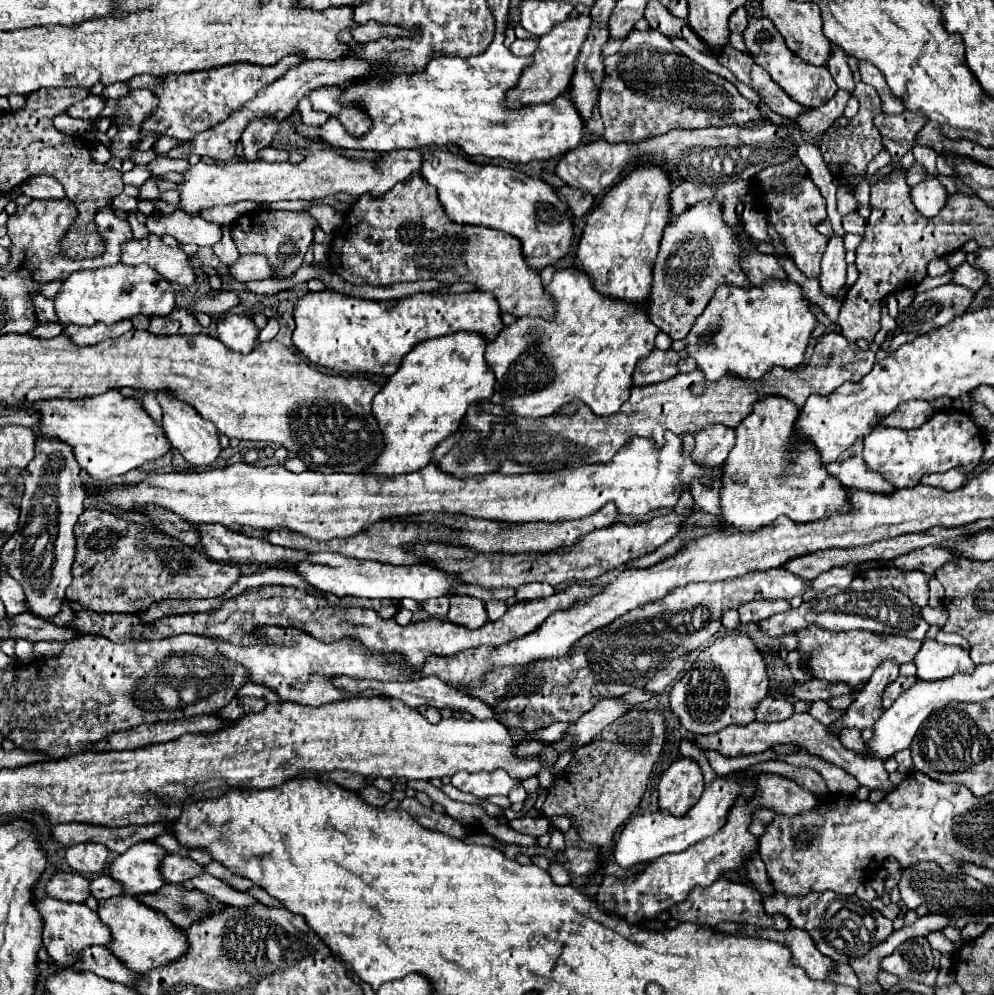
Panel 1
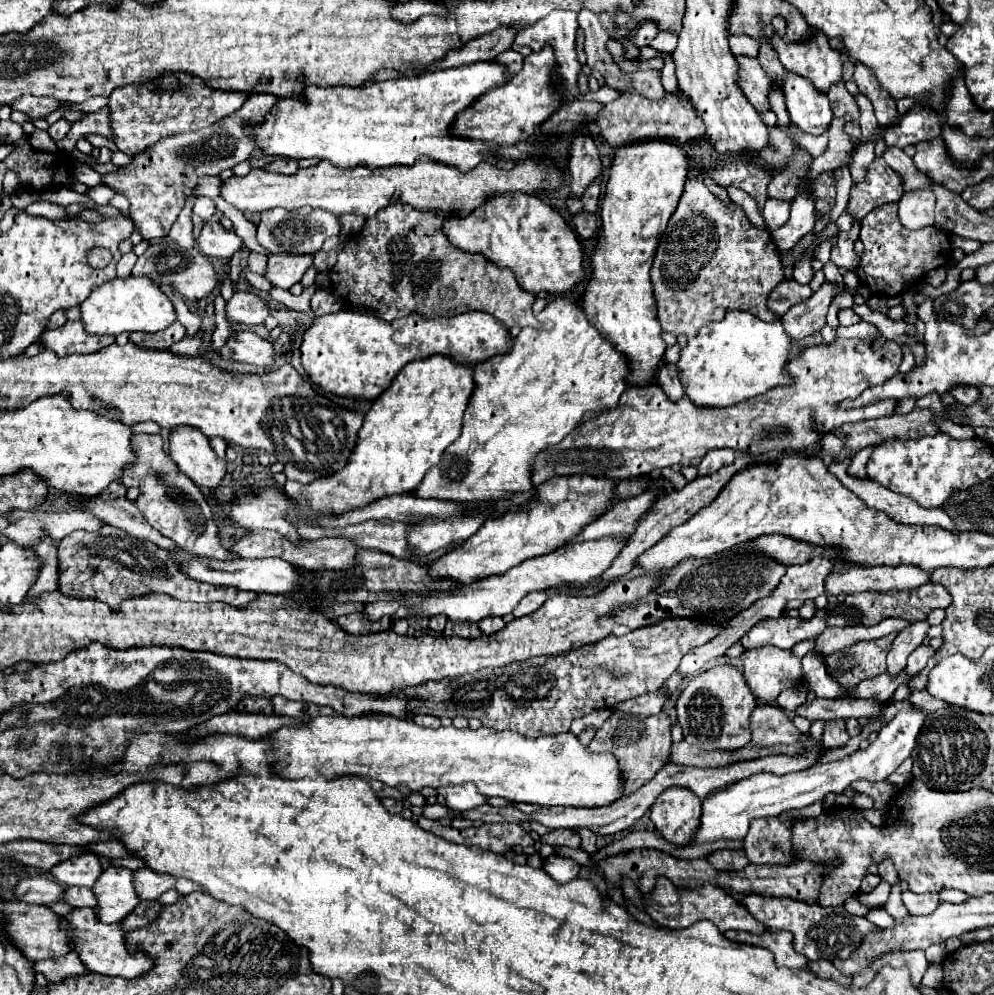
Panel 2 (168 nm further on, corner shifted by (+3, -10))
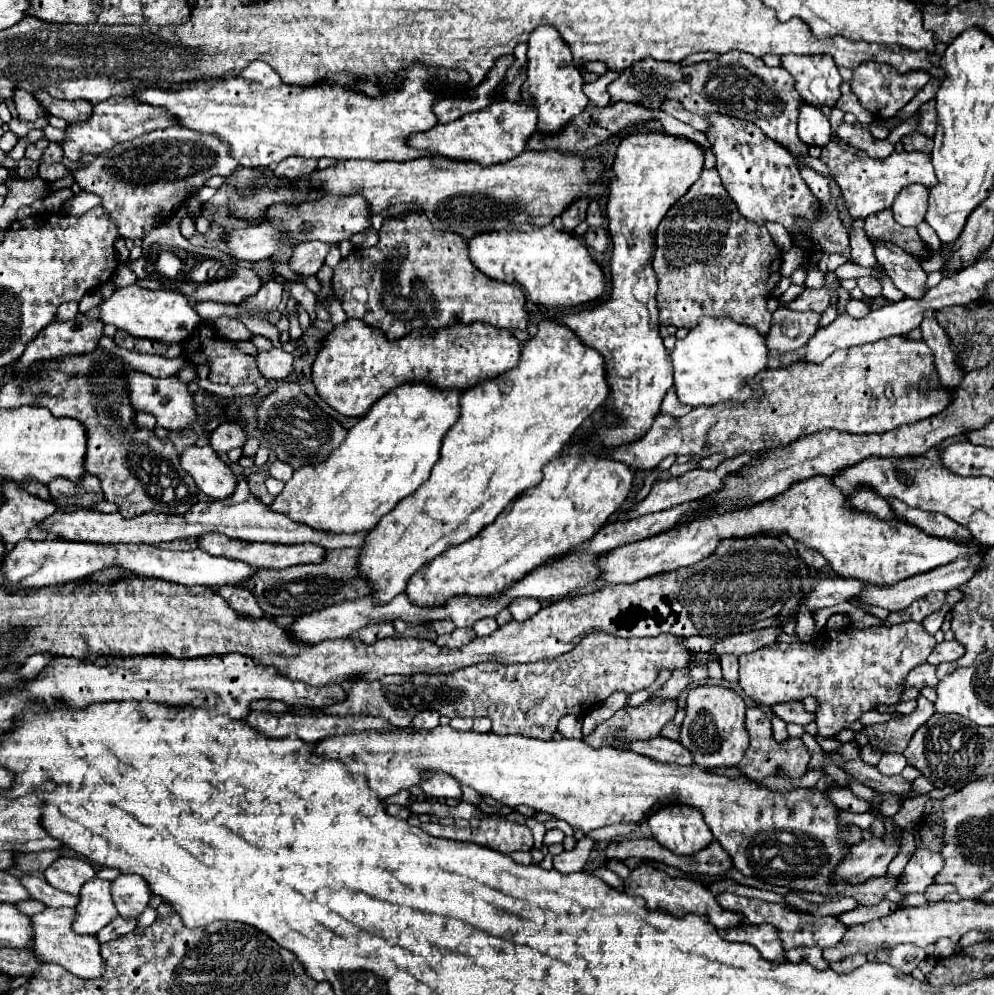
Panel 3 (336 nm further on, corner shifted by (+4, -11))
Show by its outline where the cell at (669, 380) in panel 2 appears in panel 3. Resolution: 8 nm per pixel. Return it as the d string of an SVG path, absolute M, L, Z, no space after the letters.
M673 388L665 394L663 402L661 402L661 412L663 412L663 414L669 414L669 416L675 416L675 418L685 416L689 410L691 410L691 406L681 404L681 402L677 400L677 396L675 396L675 390L673 390Z

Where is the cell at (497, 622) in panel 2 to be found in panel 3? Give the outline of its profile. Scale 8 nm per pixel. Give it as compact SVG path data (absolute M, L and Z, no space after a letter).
M483 618L473 624L473 630L477 632L477 636L489 636L497 630L497 622L495 622L495 618Z

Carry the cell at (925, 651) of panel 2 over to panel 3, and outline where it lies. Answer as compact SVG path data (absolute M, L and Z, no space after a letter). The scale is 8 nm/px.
M943 640L941 644L935 646L935 650L931 652L931 656L927 658L929 664L941 664L941 662L955 662L957 658L961 658L965 652L965 648L957 642L957 640Z

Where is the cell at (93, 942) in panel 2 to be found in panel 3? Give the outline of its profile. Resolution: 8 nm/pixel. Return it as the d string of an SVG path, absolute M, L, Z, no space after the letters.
M45 908L39 914L31 916L35 948L31 952L37 956L39 962L55 962L61 964L65 970L73 972L79 978L99 978L103 974L103 958L99 954L99 942L95 936L79 936L71 930L75 920L73 908Z

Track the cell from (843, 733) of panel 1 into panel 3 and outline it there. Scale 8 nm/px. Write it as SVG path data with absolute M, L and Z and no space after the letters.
M903 622L903 624L895 624L895 626L873 626L873 628L865 628L865 630L857 630L857 628L845 628L845 630L829 630L829 628L823 628L811 642L807 644L801 644L801 642L791 642L791 644L771 644L767 648L759 648L759 652L751 652L751 654L745 654L739 658L739 686L743 688L743 692L755 702L755 704L765 704L765 706L773 706L773 704L779 704L779 702L785 702L785 700L803 700L807 696L813 696L817 700L817 712L815 712L815 724L819 728L819 734L825 736L825 738L831 738L833 734L837 734L839 730L843 730L845 724L849 722L855 722L863 710L873 710L875 706L879 704L885 704L885 706L893 706L893 704L899 704L901 702L901 694L903 694L903 686L901 682L905 680L907 672L911 672L911 668L917 668L919 664L923 664L927 660L927 656L933 652L935 648L935 636L929 634L921 624L917 622Z

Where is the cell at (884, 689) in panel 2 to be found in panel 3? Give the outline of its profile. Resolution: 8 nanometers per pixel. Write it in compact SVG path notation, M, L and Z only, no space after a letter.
M921 664L917 668L913 668L909 674L907 674L907 680L905 680L905 688L925 688L925 686L937 686L939 684L939 678L937 678L937 666L931 666L931 664Z

